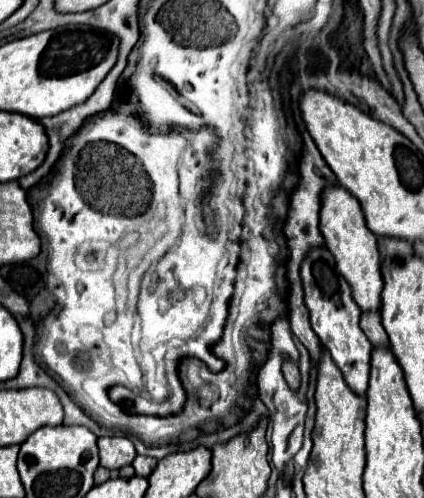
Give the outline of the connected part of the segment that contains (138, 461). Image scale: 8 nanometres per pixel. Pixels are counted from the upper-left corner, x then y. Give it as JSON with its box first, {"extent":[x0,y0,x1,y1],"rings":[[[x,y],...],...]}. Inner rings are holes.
{"extent":[132,455,156,477],"rings":[[[138,455],[136,459],[134,459],[134,463],[132,463],[132,467],[136,469],[136,475],[138,477],[148,477],[150,473],[152,473],[152,469],[156,467],[156,459],[154,457],[142,457],[142,455]]]}

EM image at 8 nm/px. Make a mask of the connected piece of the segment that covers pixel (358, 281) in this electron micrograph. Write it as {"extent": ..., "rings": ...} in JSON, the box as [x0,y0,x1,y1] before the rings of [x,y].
{"extent":[320,187,382,313],"rings":[[[328,187],[322,193],[322,211],[320,211],[320,231],[326,239],[328,251],[334,255],[336,267],[342,273],[342,277],[352,287],[352,297],[356,305],[362,309],[362,313],[378,311],[380,309],[380,295],[382,295],[382,273],[380,273],[380,253],[376,245],[374,233],[366,229],[362,209],[358,201],[346,193],[346,189],[340,187]]]}

